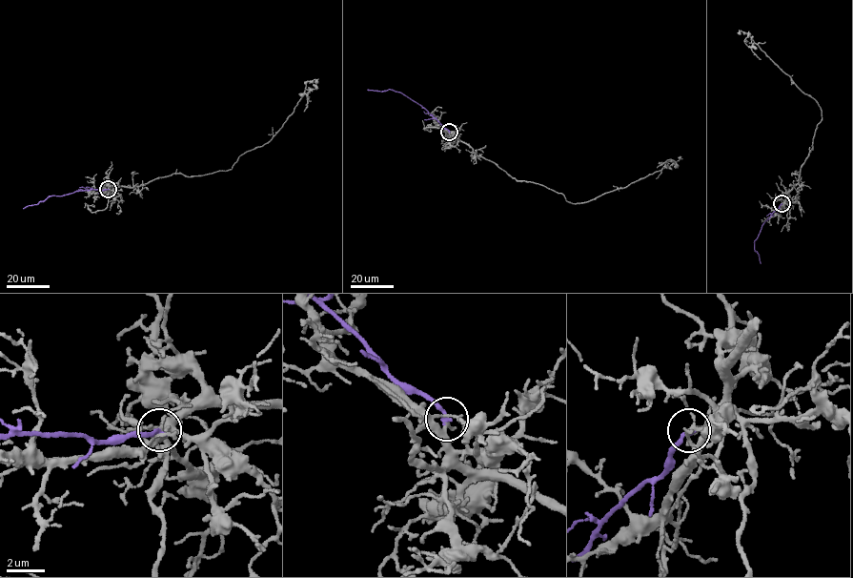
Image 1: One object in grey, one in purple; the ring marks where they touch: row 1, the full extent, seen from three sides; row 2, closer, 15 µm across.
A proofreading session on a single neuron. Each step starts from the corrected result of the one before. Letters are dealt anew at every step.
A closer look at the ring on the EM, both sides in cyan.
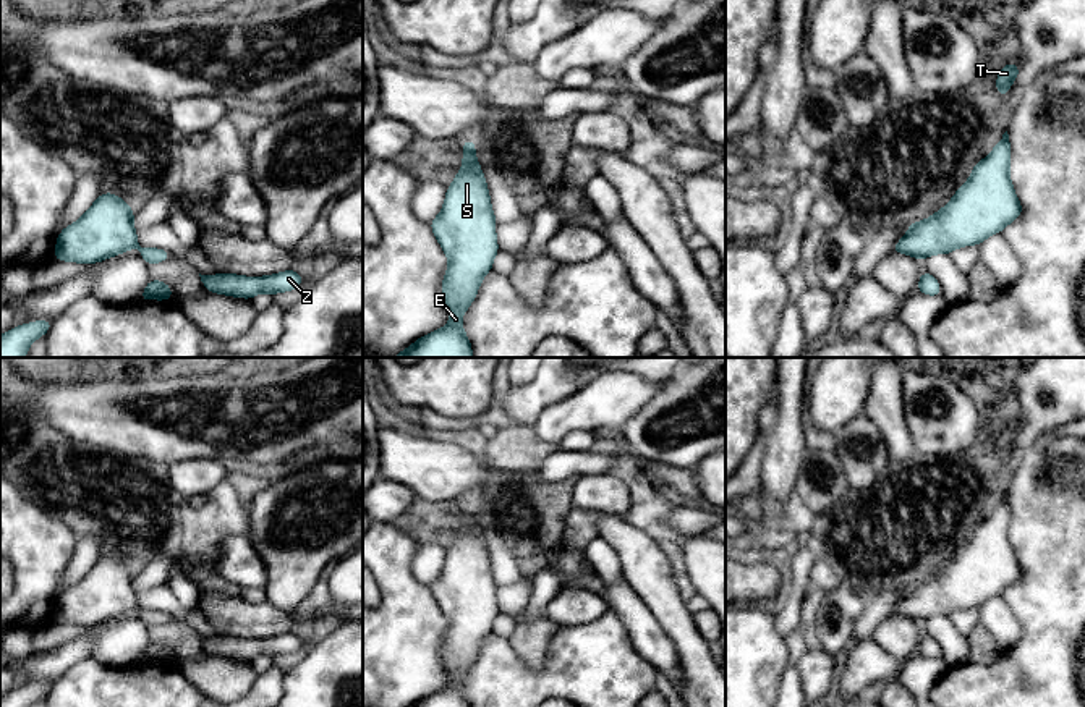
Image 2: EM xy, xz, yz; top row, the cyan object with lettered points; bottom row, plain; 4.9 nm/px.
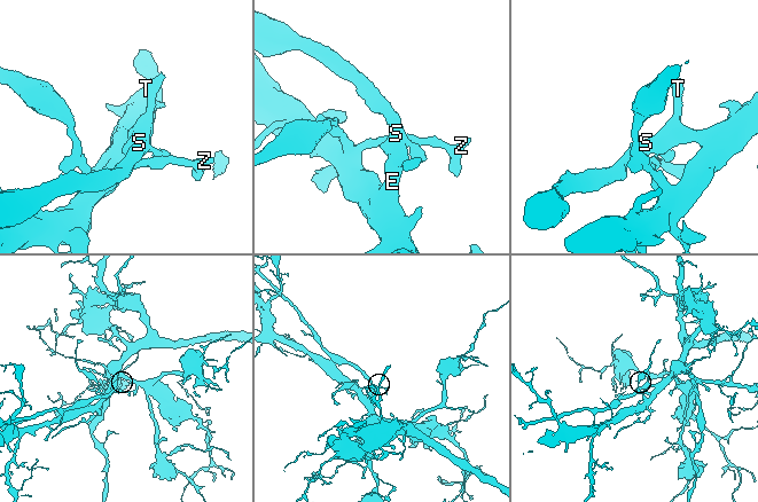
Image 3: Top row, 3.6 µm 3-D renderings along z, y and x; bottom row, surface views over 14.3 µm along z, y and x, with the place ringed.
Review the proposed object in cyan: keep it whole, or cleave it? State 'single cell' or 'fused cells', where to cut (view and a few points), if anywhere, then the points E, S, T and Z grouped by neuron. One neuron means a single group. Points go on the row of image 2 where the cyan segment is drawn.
single cell; no cut; E S T Z

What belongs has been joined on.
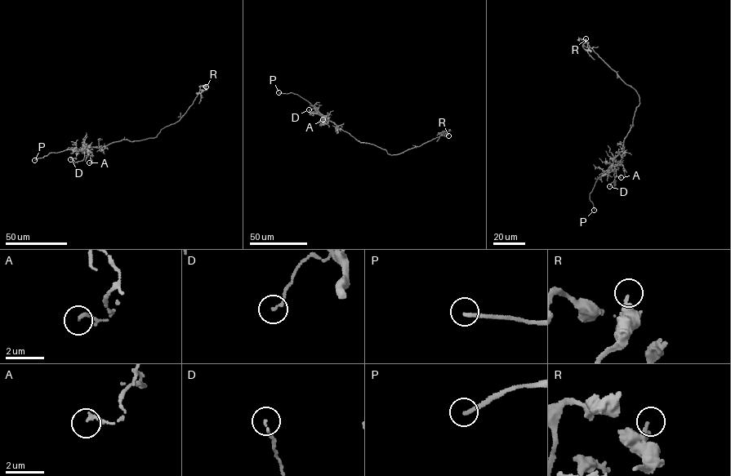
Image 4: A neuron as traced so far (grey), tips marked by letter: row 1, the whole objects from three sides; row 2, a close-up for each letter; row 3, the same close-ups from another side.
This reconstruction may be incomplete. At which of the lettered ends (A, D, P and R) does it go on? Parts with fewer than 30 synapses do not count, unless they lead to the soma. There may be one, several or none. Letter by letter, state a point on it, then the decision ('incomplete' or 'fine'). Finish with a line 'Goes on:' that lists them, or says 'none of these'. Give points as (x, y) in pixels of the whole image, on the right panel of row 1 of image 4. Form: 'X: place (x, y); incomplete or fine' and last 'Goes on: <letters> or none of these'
A: place (621, 177); fine
D: place (609, 186); fine
P: place (594, 210); incomplete
R: place (586, 38); fine
Goes on: P

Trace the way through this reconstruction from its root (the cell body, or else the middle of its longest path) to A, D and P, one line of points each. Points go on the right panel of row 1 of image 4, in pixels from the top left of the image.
A: (633, 125), (624, 140), (622, 150), (612, 164), (616, 175), (621, 177)
D: (633, 125), (624, 140), (622, 150), (612, 161), (615, 184), (612, 182), (609, 186)
P: (633, 125), (624, 140), (622, 150), (609, 168), (596, 180), (590, 193), (594, 210)

